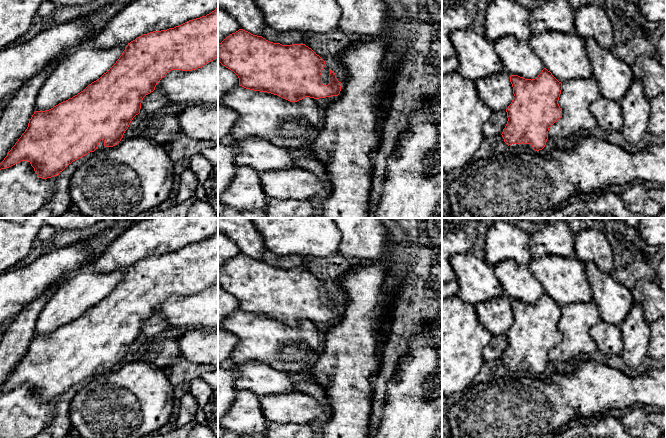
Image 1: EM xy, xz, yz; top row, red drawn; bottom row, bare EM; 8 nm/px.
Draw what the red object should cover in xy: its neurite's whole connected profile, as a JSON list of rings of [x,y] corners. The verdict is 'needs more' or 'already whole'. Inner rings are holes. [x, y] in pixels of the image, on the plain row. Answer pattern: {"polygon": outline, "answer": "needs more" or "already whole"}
{"polygon": [[[218,231],[200,242],[189,244],[174,252],[153,255],[128,267],[116,287],[83,315],[45,335],[35,335],[28,351],[7,380],[0,394],[21,385],[28,385],[39,402],[58,400],[73,385],[88,377],[96,377],[117,369],[133,342],[140,337],[143,322],[153,316],[157,307],[171,294],[192,295],[218,282]]], "answer": "needs more"}

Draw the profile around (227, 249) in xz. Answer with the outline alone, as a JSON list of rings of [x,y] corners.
[[[218,233],[218,268],[240,253],[238,246],[226,235]]]

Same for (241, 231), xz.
[[[218,218],[218,233],[230,238],[240,253],[253,259],[262,259],[266,248],[250,218]]]

